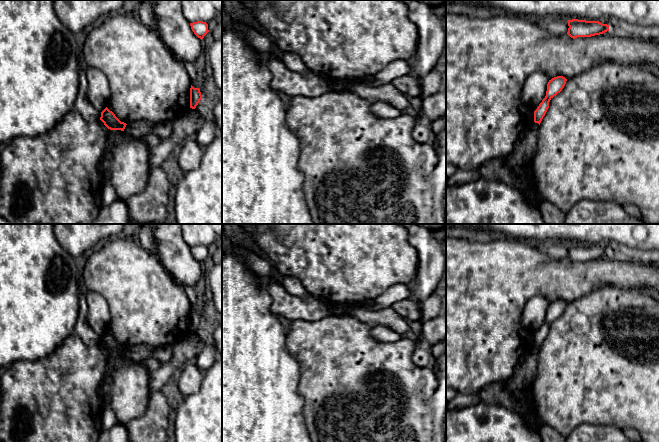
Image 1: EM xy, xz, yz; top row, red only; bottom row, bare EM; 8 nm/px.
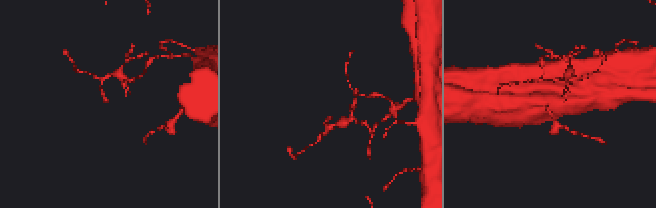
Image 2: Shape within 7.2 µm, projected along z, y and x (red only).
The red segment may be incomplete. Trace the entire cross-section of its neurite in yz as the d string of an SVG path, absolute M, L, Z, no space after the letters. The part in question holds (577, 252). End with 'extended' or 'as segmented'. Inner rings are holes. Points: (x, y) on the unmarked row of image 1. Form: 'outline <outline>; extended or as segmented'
outline M572 243L568 244L568 250L567 258L573 263L577 261L591 261L609 255L609 249L602 248L599 245Z; as segmented

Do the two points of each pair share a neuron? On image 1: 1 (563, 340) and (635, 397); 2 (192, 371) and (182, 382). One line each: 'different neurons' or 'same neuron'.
1: same neuron
2: same neuron

